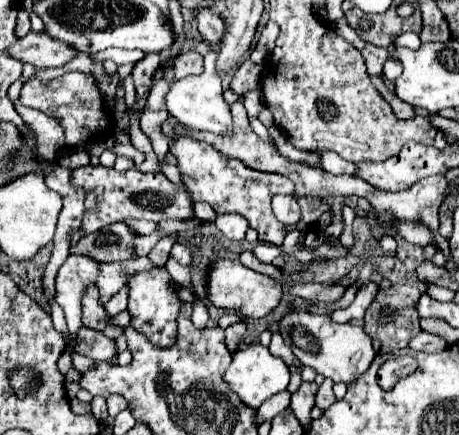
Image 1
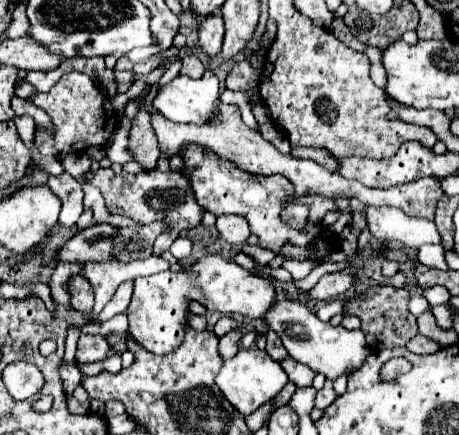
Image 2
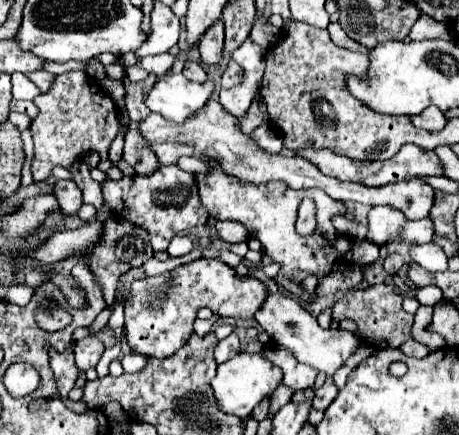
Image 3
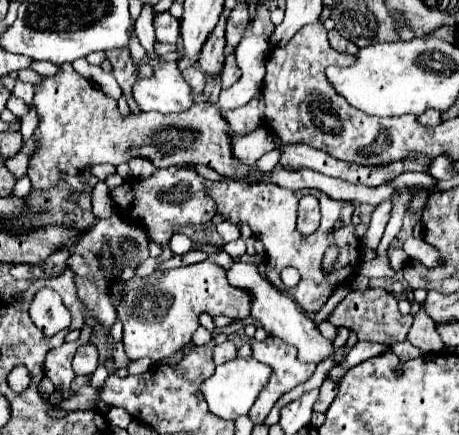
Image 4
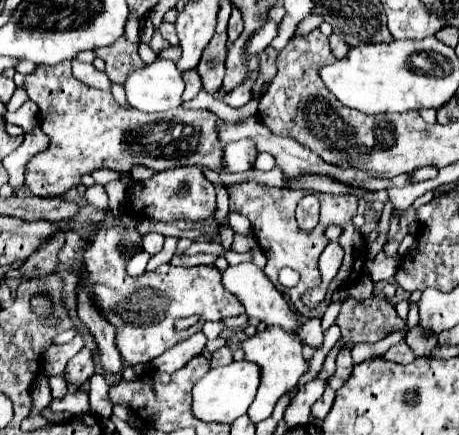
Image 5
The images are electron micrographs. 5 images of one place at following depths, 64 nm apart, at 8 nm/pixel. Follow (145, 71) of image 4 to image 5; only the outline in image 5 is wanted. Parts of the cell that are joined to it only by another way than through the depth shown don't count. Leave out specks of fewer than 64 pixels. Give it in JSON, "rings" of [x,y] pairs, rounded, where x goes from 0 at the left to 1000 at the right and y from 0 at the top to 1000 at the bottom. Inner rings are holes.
{"rings":[[[275,78],[261,83],[261,92],[253,92],[253,101],[240,101],[235,110],[209,110],[205,124],[227,138],[231,175],[257,193],[270,193],[283,161],[318,152],[301,129],[301,101],[283,97]]]}

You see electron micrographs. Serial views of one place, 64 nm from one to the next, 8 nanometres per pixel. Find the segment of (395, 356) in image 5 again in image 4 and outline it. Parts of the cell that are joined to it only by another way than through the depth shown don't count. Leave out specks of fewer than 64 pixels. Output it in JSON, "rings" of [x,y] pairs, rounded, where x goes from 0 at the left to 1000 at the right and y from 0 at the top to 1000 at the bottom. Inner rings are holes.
{"rings":[[[880,782],[876,791],[854,791],[854,795],[850,795],[850,805],[854,805],[871,828],[880,828],[880,832],[889,832],[889,828],[898,828],[898,823],[919,818],[919,809],[915,809],[906,795],[898,795],[889,782]]]}

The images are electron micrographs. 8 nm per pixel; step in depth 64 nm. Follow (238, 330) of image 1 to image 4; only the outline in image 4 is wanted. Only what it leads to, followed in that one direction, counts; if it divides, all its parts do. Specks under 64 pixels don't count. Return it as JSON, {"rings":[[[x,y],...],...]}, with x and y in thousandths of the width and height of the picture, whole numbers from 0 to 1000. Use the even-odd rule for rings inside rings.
{"rings":[[[488,786],[479,795],[466,795],[466,837],[488,837],[510,823],[514,823],[514,795],[505,786]]]}

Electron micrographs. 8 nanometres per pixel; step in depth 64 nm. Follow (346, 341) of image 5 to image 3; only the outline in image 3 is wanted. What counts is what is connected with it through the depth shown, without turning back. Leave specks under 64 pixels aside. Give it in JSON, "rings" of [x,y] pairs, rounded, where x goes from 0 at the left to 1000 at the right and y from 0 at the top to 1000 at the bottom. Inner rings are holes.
{"rings":[[[824,653],[802,662],[776,662],[754,671],[728,703],[723,703],[723,736],[771,736],[780,749],[784,782],[815,795],[815,800],[867,800],[893,777],[893,754],[902,726],[876,713],[876,680],[863,676],[858,657]]]}

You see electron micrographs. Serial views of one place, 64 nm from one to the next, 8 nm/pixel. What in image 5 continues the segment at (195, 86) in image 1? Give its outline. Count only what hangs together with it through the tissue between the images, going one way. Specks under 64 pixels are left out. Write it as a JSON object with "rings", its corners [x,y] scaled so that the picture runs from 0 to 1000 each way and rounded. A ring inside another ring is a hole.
{"rings":[[[336,138],[331,147],[318,147],[305,161],[288,161],[270,189],[270,207],[275,207],[275,234],[288,248],[305,257],[353,257],[392,248],[401,184],[392,179],[392,166],[375,138]]]}

